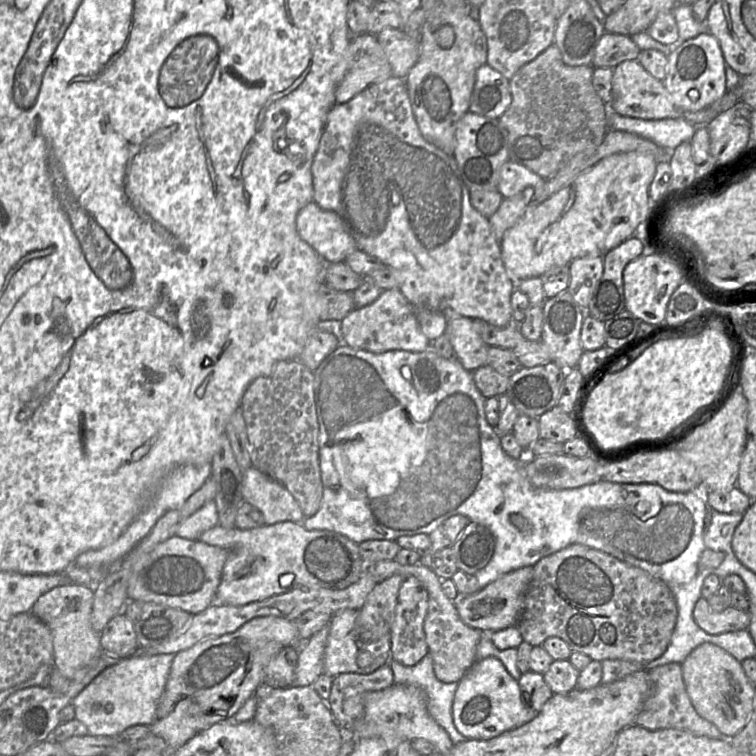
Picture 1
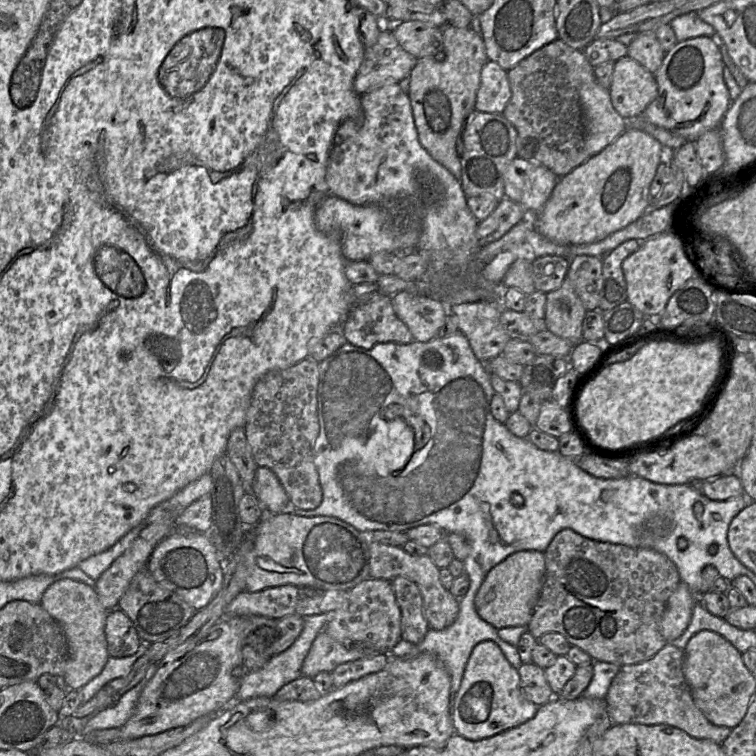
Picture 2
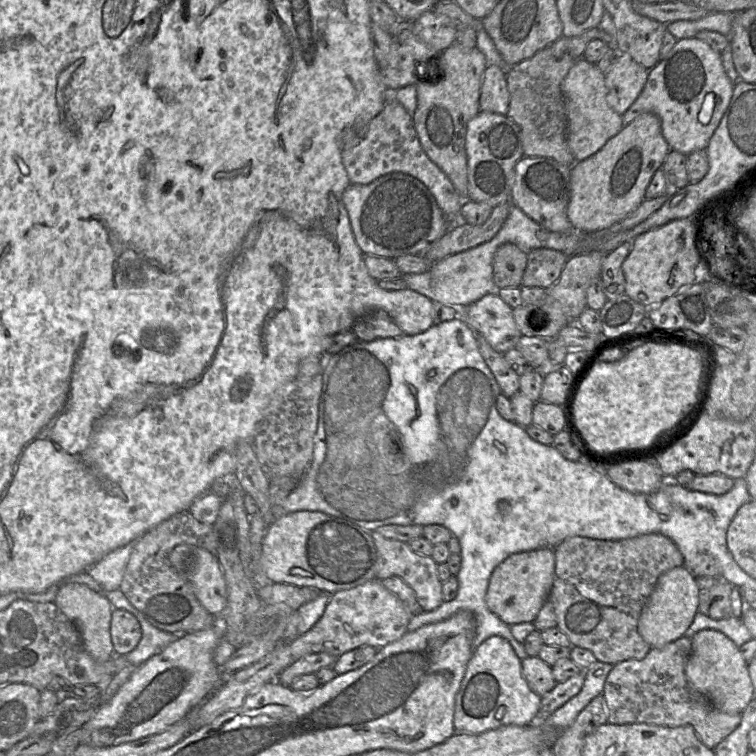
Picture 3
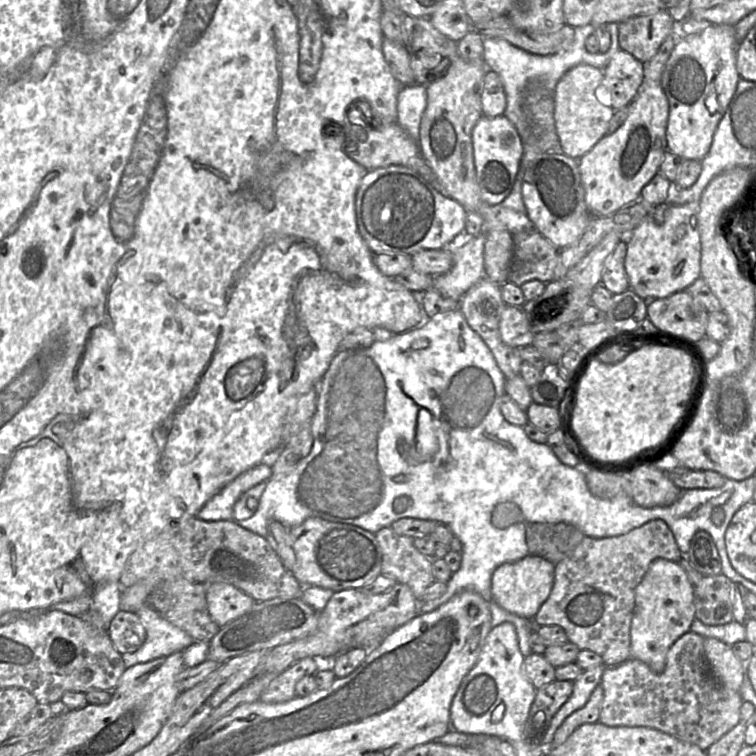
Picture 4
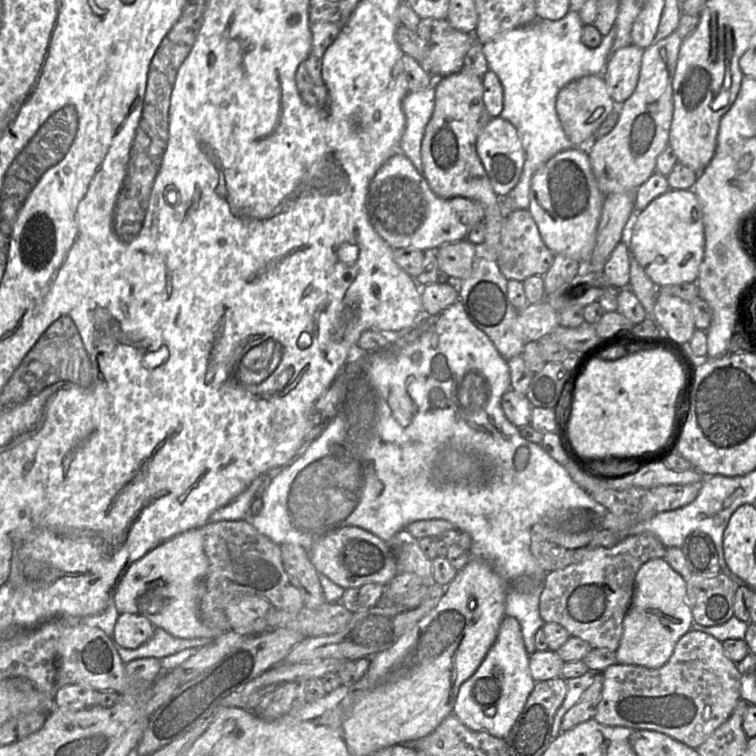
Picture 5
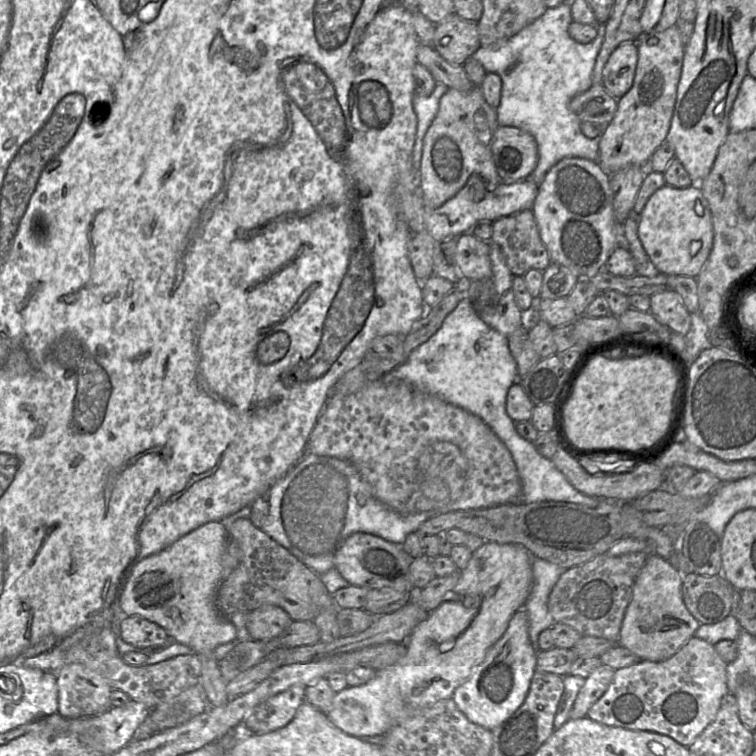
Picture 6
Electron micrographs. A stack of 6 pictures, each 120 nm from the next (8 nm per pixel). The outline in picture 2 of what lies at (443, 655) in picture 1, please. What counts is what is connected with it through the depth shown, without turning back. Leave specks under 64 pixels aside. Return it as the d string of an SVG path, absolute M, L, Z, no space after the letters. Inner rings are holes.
M373 541L370 543L370 576L389 582L397 577L413 581L421 591L424 615L430 629L443 630L451 626L458 617L459 601L442 585L440 569L428 555L410 555L403 547L394 547Z

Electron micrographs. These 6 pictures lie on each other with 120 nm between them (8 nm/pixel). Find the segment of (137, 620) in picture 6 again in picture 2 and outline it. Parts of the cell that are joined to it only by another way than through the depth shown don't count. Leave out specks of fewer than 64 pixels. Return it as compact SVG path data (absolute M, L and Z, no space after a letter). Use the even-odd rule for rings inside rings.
M119 608L108 612L105 636L109 656L127 657L134 655L141 640L130 618Z

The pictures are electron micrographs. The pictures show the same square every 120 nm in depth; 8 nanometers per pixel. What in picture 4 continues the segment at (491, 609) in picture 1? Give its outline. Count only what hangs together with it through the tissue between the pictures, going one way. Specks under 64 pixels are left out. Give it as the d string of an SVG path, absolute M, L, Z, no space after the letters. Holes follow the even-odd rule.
M529 554L518 561L501 564L491 578L492 601L510 613L533 619L551 593L554 575L555 564L540 556Z

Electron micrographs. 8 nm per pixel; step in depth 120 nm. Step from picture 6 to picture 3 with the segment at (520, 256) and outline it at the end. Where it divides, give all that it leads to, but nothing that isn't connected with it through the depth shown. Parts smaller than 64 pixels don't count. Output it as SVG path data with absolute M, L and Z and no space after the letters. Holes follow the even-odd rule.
M537 248L527 253L527 265L522 287L541 287L549 290L559 279L568 256L550 248Z

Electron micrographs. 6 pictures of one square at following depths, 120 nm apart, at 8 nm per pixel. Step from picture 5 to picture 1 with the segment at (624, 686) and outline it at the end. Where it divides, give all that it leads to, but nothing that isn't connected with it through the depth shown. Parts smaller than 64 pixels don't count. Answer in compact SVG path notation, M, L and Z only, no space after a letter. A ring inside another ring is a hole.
M669 663L646 670L650 679L650 691L635 718L635 725L648 730L679 729L696 736L706 736L719 740L728 739L711 722L699 716L694 709L686 691L680 664Z

